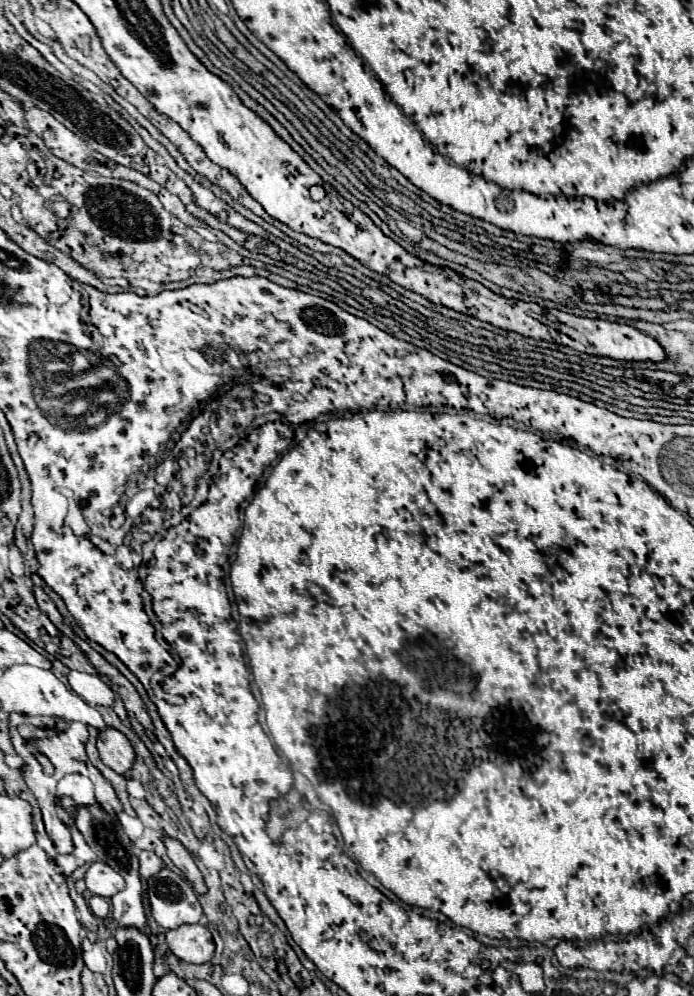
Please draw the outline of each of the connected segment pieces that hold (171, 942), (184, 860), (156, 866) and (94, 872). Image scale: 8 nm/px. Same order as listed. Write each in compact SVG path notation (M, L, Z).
M182 924L176 930L168 930L166 944L176 958L190 964L204 964L214 954L212 934L202 924Z
M164 838L164 844L168 848L168 858L174 862L174 866L184 874L184 878L190 882L190 886L194 888L194 892L198 896L206 894L208 888L206 888L206 882L202 878L202 872L198 870L198 866L194 864L194 858L188 854L188 850L178 842L178 840L172 840L172 838Z
M142 850L138 858L140 858L140 876L142 876L142 878L154 876L154 874L158 874L158 870L162 868L162 860L160 860L154 852Z
M94 862L84 878L88 890L102 898L112 898L124 888L124 878L104 862Z

